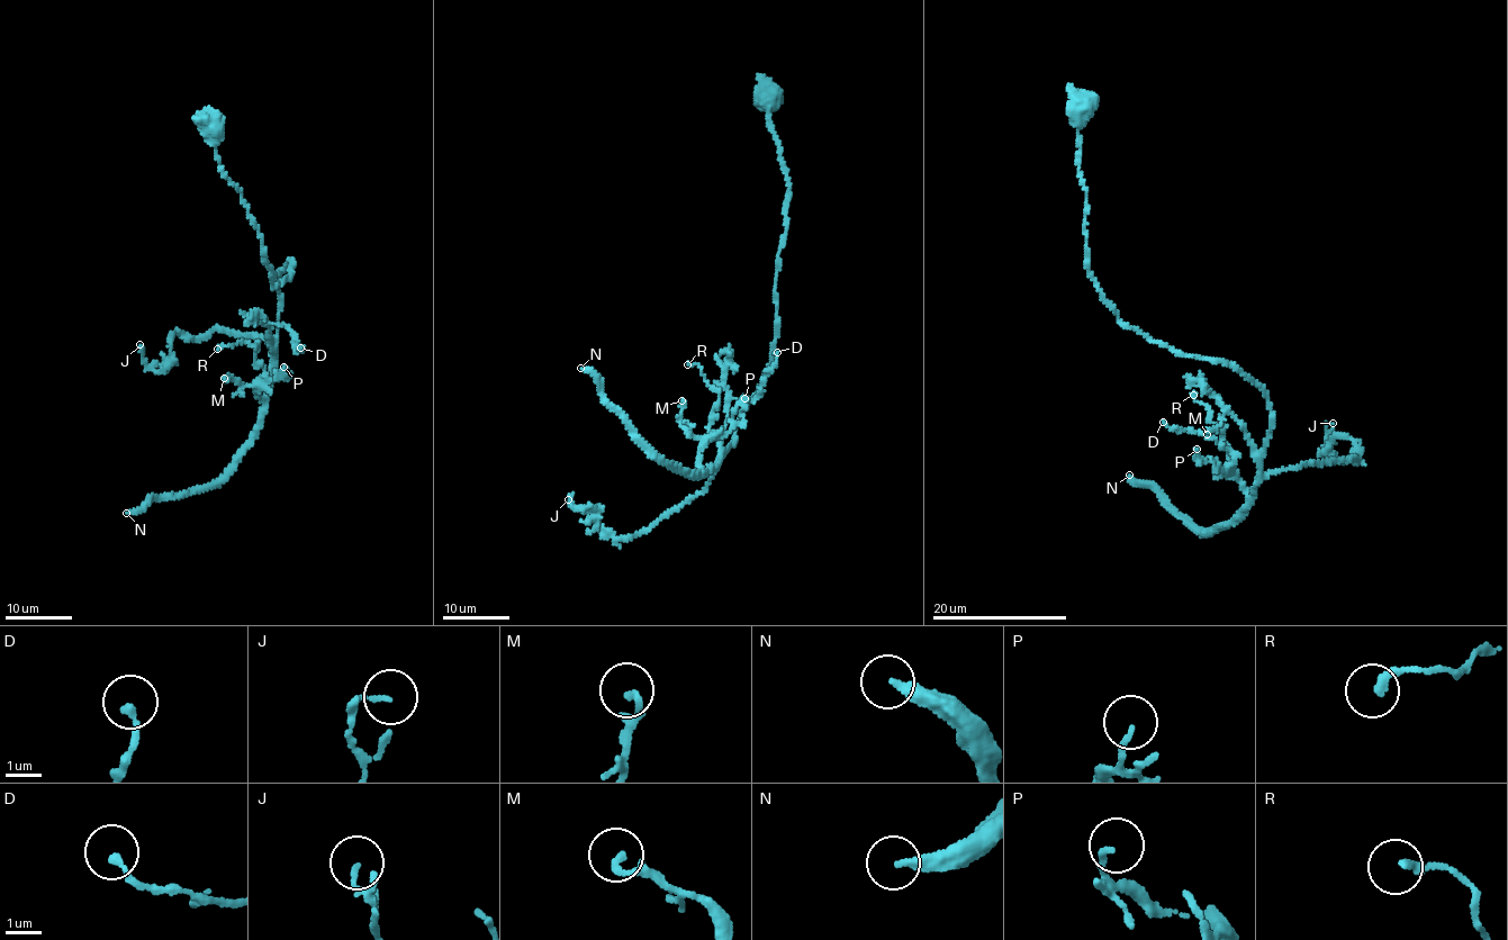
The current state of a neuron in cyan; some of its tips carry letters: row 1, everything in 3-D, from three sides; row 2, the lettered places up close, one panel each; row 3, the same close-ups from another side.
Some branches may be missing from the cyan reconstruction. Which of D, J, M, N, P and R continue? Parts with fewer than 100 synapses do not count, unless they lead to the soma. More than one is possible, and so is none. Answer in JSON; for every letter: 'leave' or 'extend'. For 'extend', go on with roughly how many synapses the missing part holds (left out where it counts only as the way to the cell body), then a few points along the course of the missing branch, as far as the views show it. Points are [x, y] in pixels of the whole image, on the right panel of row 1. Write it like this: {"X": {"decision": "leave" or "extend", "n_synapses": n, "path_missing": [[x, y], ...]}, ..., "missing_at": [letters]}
{"D": {"decision": "leave"}, "J": {"decision": "leave"}, "M": {"decision": "leave"}, "N": {"decision": "extend", "n_synapses": 600}, "P": {"decision": "leave"}, "R": {"decision": "leave"}, "missing_at": ["N"]}

